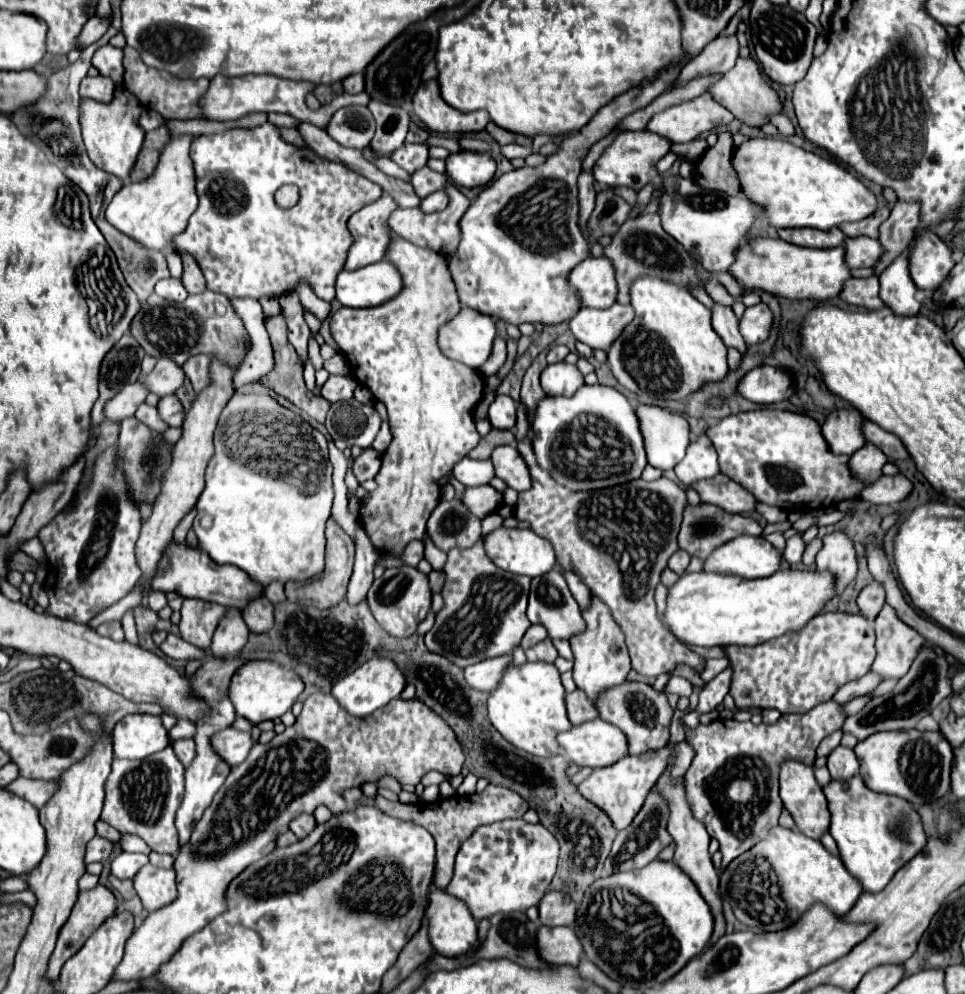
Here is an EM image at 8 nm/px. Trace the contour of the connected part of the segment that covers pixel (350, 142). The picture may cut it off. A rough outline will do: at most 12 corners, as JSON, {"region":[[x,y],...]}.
{"region":[[366,106],[340,108],[326,132],[348,148],[366,148],[376,122]]}

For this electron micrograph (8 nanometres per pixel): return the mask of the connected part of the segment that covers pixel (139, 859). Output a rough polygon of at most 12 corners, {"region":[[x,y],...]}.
{"region":[[120,852],[112,860],[116,878],[134,878],[148,864],[146,854]]}

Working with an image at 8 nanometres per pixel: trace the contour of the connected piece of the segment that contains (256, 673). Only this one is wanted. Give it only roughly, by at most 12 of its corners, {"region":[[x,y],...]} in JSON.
{"region":[[274,660],[242,664],[228,696],[252,724],[280,718],[304,690]]}

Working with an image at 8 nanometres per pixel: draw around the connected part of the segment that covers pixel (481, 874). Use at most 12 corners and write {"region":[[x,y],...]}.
{"region":[[522,818],[462,844],[446,892],[478,922],[546,894],[558,840]]}

